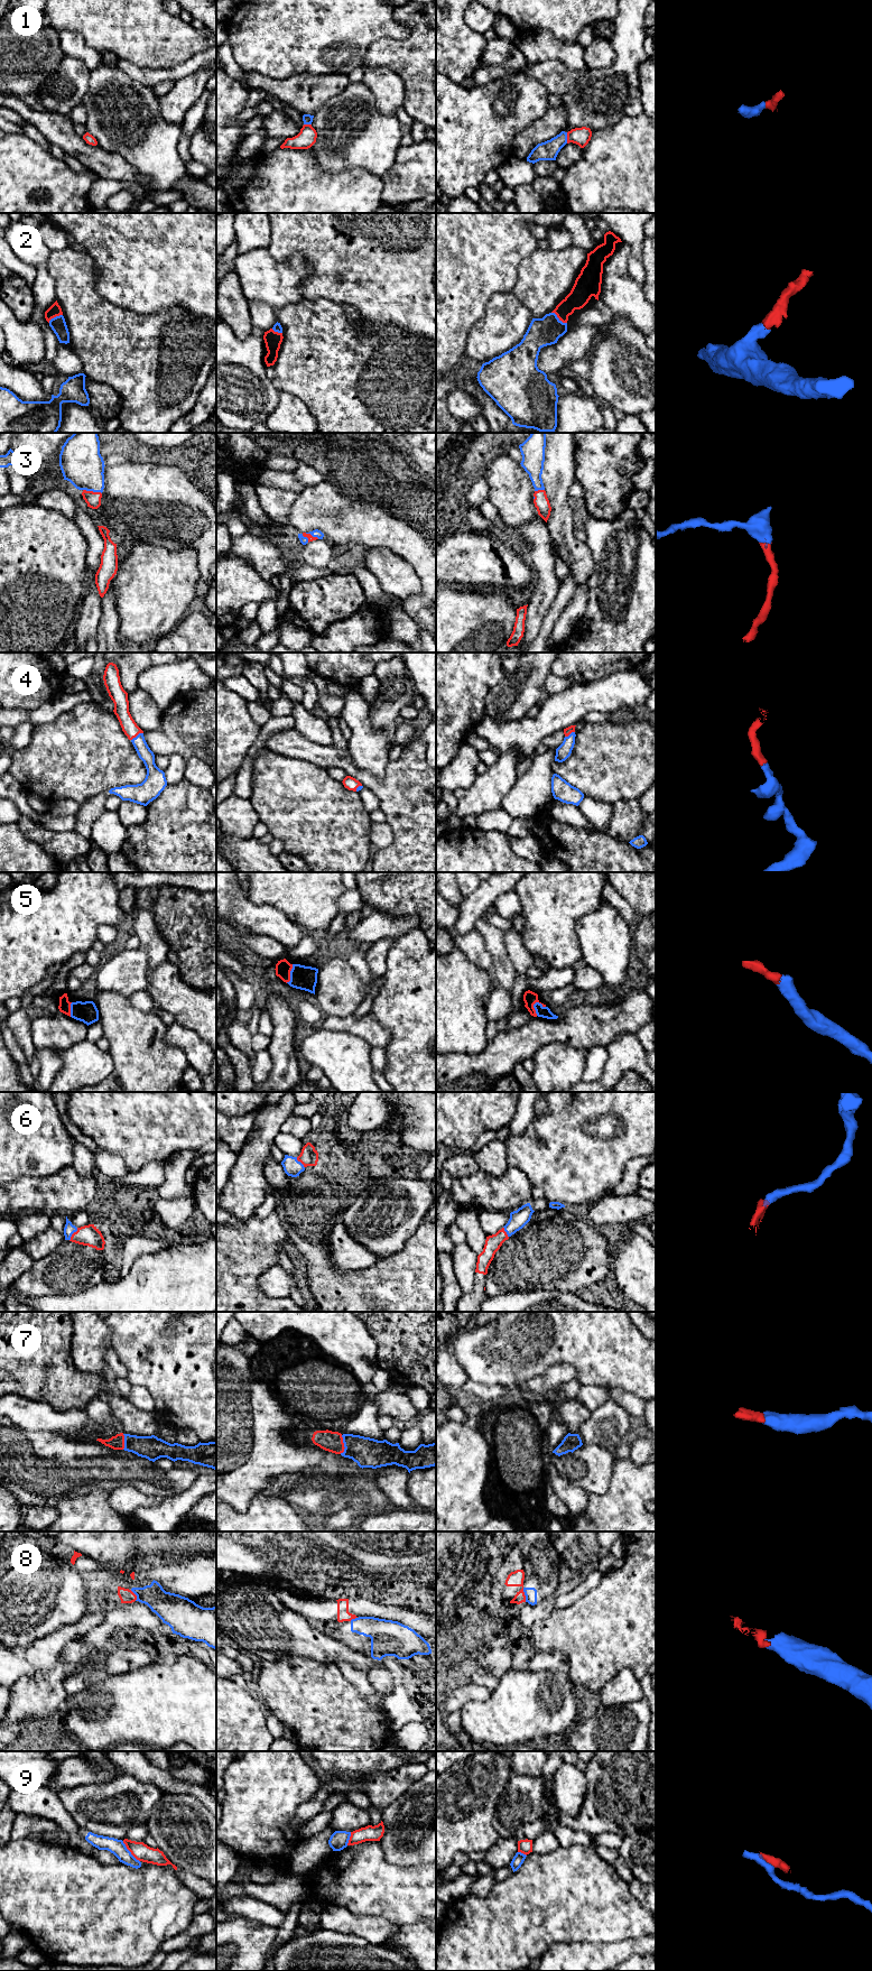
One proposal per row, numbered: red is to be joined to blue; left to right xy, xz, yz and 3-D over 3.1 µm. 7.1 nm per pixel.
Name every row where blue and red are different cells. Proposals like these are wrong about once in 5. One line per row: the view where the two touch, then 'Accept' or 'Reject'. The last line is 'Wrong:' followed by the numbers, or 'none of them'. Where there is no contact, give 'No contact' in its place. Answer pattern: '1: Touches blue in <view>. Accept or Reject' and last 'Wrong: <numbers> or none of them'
1: Touches blue in yz. Accept
2: Touches blue in yz. Accept
3: Touches blue in xy. Accept
4: Touches blue in xy. Accept
5: Touches blue in yz. Accept
6: Touches blue in xy. Accept
7: Touches blue in xz. Accept
8: Touches blue in yz. Reject
9: Touches blue in xy. Reject
Wrong: 8, 9

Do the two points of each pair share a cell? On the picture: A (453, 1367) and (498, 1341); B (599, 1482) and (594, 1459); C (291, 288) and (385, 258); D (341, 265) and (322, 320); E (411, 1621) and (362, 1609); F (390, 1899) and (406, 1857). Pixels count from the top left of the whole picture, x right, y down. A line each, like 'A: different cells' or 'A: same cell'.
A: different cells
B: same cell
C: different cells
D: different cells
E: same cell
F: different cells

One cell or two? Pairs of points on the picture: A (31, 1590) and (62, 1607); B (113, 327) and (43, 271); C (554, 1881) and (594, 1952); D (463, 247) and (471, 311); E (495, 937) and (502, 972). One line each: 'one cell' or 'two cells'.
A: one cell
B: two cells
C: two cells
D: one cell
E: one cell

